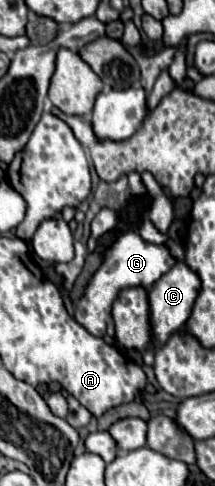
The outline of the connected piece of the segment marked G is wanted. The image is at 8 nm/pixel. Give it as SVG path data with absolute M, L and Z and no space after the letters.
M122 230L122 234L118 234L118 238L108 246L102 266L96 270L96 274L88 282L84 296L78 300L74 318L90 334L104 336L106 334L106 322L112 316L112 304L114 304L118 292L122 288L130 288L130 286L146 286L146 290L150 290L154 286L154 282L162 274L166 274L174 264L176 264L176 260L166 246L150 244L150 242L142 240L140 234L136 234L132 230Z

